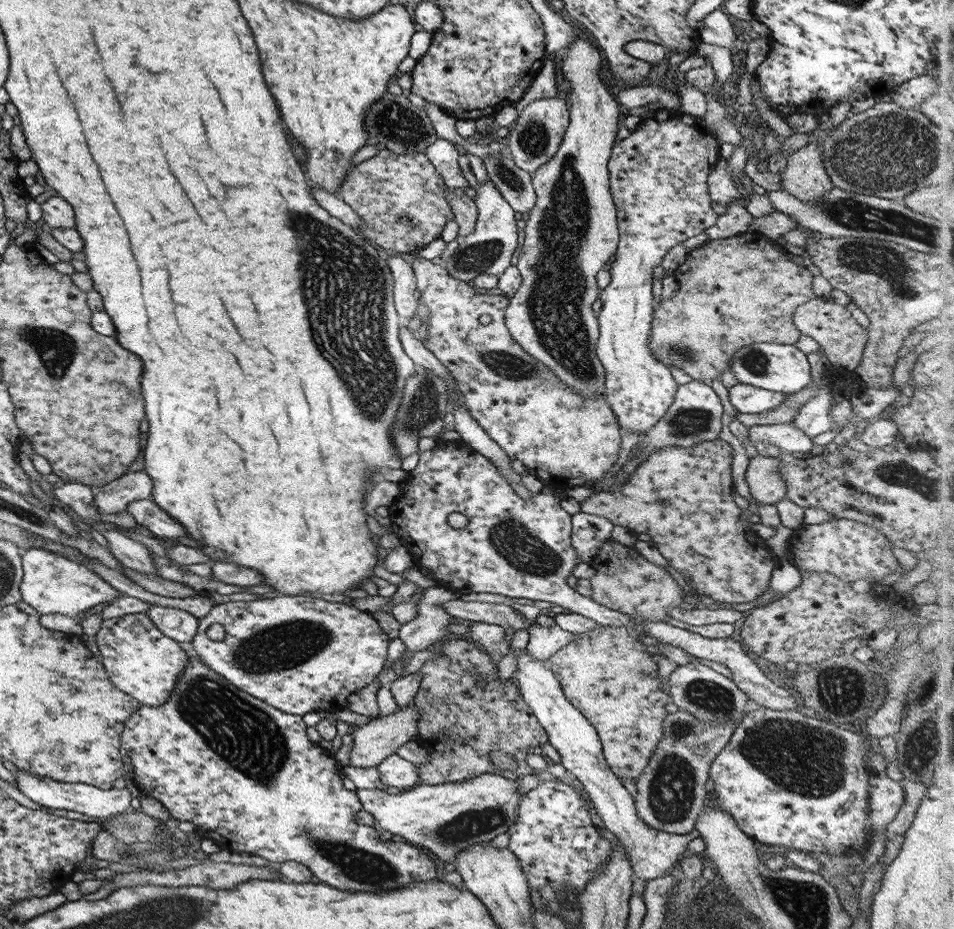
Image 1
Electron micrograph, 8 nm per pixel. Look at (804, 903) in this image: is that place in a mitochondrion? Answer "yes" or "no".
yes

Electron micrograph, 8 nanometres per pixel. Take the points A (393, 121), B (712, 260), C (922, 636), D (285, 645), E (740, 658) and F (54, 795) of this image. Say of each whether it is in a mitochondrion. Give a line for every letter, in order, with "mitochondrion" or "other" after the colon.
A: mitochondrion
B: other
C: other
D: mitochondrion
E: other
F: other

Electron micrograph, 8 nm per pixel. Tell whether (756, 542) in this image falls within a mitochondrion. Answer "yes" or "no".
no

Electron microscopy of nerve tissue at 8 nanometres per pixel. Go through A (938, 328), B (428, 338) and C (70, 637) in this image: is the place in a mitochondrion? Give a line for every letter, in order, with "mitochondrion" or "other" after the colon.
A: other
B: other
C: other

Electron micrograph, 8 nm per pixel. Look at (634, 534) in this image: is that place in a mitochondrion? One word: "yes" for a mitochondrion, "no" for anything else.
no

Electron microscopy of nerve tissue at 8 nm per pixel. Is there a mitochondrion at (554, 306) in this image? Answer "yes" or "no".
yes

